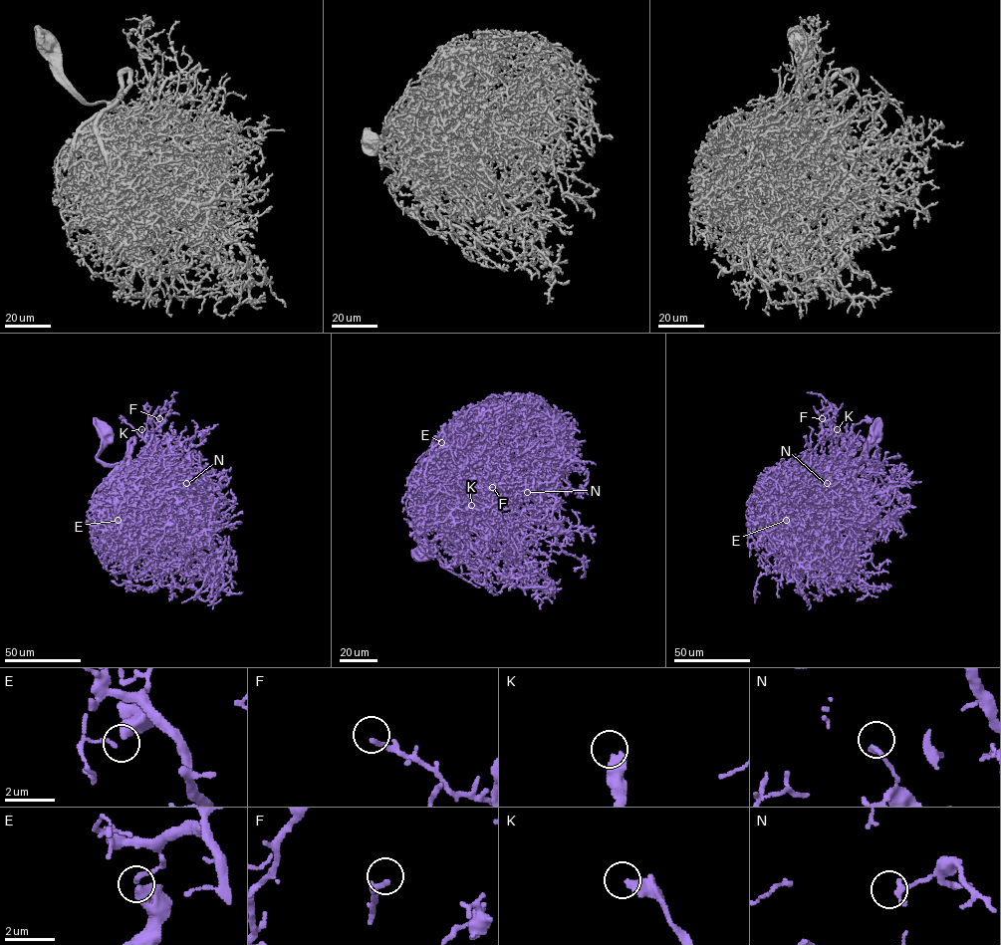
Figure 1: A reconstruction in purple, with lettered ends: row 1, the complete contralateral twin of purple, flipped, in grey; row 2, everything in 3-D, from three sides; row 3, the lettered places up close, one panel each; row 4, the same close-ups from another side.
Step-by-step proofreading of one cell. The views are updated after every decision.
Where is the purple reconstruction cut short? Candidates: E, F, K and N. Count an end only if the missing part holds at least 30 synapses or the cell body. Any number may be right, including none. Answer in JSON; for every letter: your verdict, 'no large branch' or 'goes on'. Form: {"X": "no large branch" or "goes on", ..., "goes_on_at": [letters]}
{"E": "no large branch", "F": "no large branch", "K": "goes on", "N": "no large branch", "goes_on_at": ["K"]}

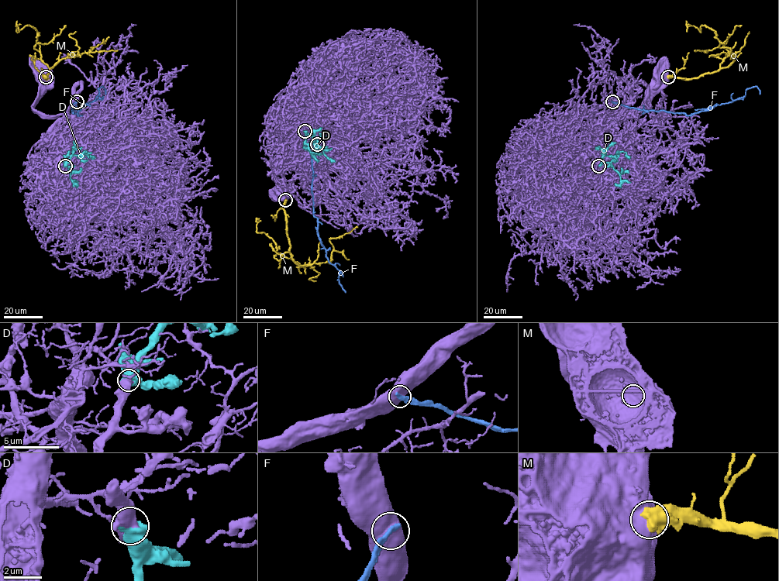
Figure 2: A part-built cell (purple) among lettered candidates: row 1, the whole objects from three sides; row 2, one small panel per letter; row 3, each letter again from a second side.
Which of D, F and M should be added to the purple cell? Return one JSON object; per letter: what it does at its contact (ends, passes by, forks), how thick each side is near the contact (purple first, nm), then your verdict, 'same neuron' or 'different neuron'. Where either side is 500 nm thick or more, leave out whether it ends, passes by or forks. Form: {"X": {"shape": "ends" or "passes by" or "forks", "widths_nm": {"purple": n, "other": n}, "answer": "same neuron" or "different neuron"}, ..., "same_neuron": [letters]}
{"D": {"widths_nm": {"purple": 750, "other": 800}, "answer": "same neuron"}, "F": {"widths_nm": {"purple": 700, "other": 360}, "answer": "different neuron"}, "M": {"widths_nm": {"purple": 800, "other": 850}, "answer": "different neuron"}, "same_neuron": ["D"]}

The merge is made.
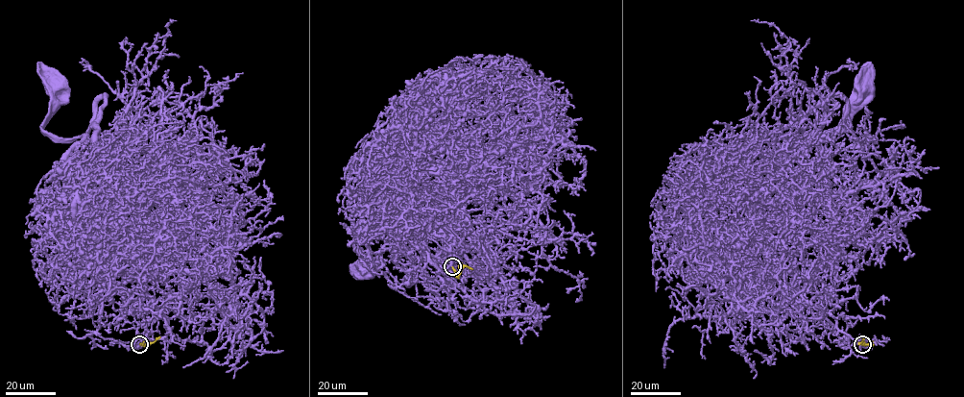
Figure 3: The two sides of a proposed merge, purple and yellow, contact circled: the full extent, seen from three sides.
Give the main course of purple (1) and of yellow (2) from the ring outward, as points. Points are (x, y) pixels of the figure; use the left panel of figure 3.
1: (139, 343), (158, 316), (143, 289), (140, 250), (74, 197), (67, 154), (84, 137), (42, 132), (55, 92)
2: (139, 343), (151, 343), (147, 345)

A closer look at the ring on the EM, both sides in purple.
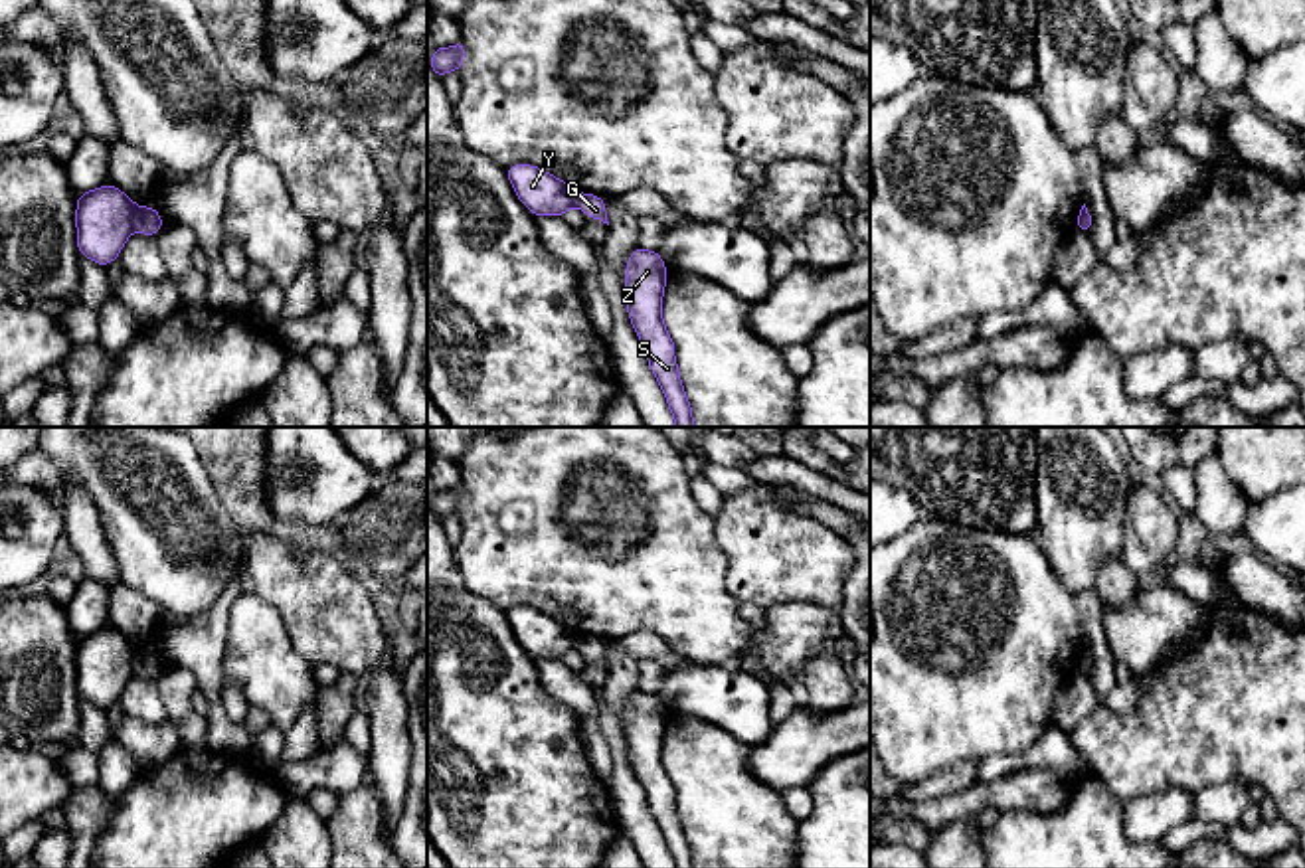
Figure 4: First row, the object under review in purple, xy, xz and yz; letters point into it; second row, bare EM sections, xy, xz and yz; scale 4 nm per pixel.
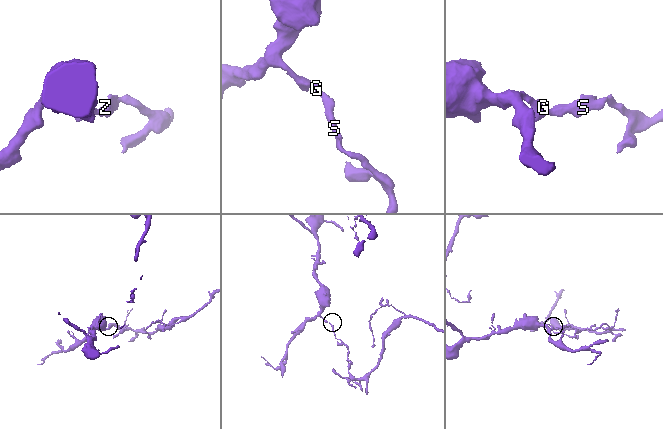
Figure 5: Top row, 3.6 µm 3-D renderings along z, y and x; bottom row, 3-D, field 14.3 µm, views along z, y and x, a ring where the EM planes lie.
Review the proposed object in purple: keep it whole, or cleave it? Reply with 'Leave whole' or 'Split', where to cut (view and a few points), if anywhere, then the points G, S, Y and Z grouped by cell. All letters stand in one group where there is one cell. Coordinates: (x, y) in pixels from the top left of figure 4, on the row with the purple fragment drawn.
Split. Split along xy (139, 208), (133, 228). Groups: G S Z / Y

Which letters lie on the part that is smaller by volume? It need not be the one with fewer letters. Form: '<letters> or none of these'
G, S, Z

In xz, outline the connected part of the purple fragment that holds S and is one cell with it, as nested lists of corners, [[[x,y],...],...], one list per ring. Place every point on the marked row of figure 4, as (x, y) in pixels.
[[[637,247],[627,261],[625,277],[629,318],[647,350],[649,366],[666,395],[676,427],[694,427],[692,407],[674,360],[674,342],[662,324],[664,285],[666,265],[658,251]]]

